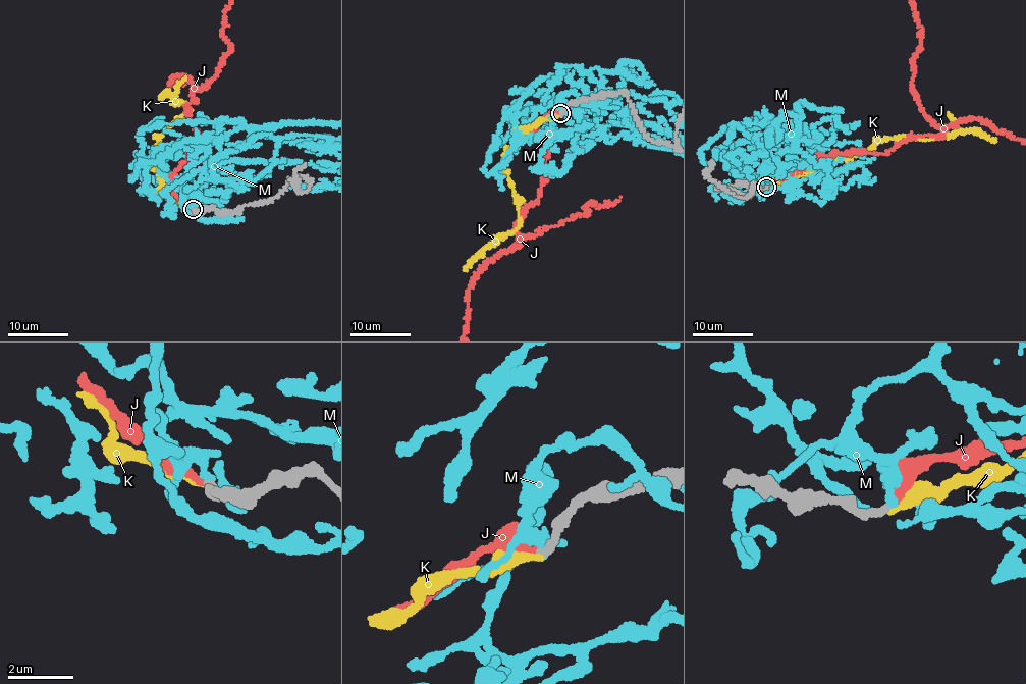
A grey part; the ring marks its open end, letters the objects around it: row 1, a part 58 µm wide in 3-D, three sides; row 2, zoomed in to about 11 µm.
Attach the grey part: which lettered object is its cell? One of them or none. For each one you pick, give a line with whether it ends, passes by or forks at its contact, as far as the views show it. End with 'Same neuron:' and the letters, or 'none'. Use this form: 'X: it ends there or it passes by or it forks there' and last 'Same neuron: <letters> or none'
J: it ends there
Same neuron: J

